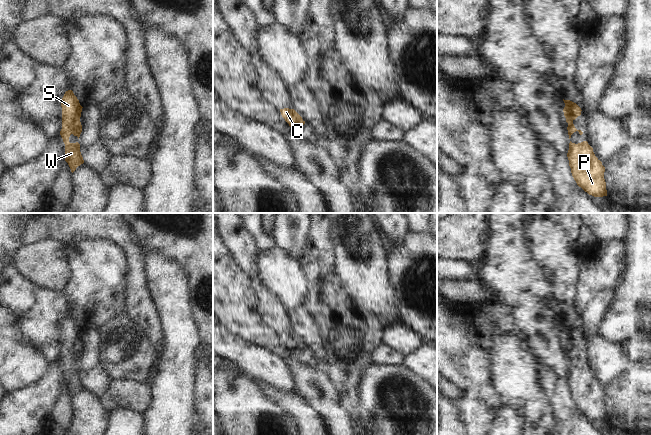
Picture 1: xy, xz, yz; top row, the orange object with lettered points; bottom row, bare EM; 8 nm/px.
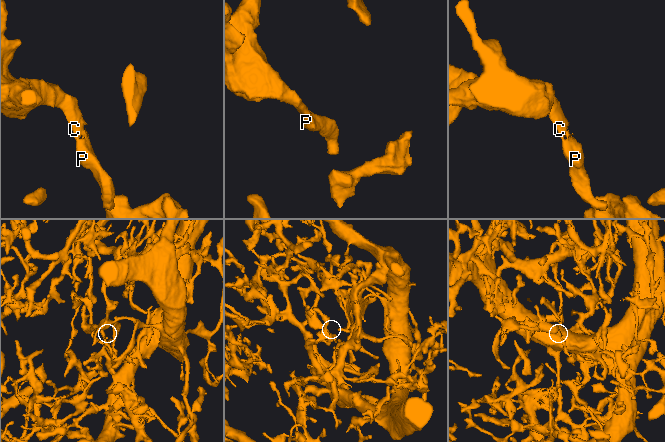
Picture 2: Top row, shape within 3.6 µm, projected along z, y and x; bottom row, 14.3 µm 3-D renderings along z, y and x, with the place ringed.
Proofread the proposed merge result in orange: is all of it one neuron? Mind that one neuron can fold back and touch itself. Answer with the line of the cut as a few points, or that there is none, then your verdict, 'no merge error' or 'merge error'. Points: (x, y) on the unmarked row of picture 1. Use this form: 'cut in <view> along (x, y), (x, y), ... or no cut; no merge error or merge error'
no cut; no merge error

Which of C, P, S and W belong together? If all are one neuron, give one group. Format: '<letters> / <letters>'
C P S W

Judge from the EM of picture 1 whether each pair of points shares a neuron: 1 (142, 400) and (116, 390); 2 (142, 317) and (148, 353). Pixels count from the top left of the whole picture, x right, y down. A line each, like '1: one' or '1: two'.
1: one
2: two

